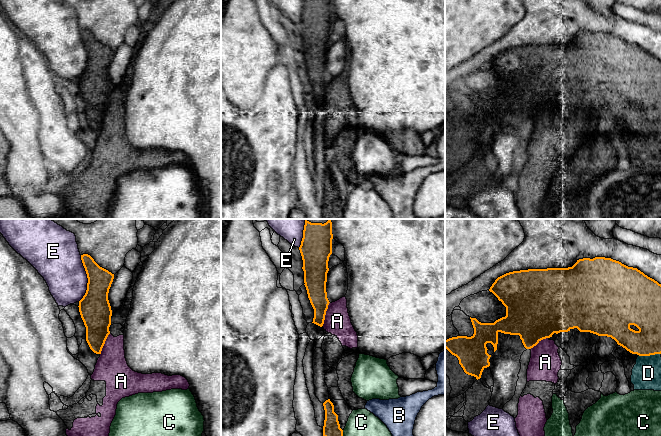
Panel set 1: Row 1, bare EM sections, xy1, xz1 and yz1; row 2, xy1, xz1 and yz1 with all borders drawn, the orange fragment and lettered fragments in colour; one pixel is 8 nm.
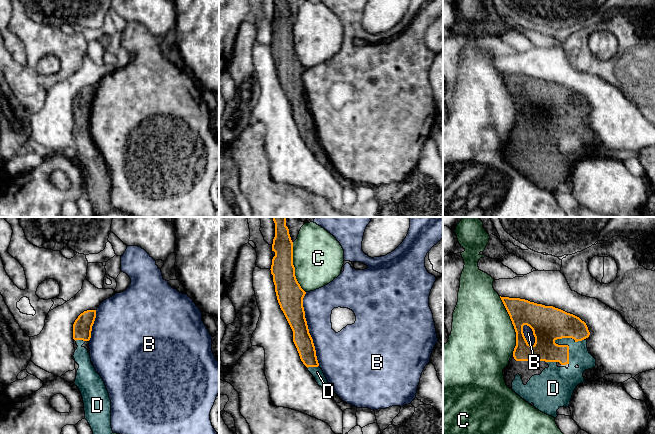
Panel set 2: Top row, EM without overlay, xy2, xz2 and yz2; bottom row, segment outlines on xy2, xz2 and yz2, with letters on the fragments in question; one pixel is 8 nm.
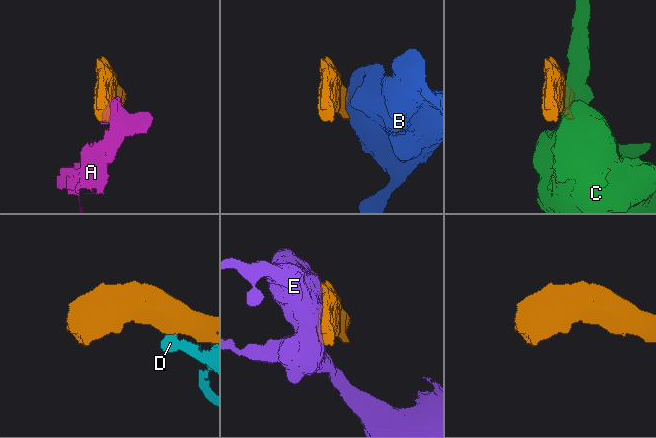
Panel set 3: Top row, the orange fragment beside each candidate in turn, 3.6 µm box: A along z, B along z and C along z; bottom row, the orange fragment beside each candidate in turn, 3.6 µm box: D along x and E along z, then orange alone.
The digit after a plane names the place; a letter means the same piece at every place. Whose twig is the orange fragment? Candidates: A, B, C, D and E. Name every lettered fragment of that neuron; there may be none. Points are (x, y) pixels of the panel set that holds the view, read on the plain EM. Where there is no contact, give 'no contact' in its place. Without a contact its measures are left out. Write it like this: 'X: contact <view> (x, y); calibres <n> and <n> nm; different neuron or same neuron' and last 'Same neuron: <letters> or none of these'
A: contact xz1 (325, 90); calibres 160 and 220 nm; different neuron
B: contact xz2 (308, 105); calibres 190 and 280 nm; different neuron
C: contact yz2 (513, 101); calibres 240 and 500 nm; different neuron
D: contact yz2 (554, 118); calibres 280 and 160 nm; same neuron
E: contact xy1 (87, 53); calibres 240 and 340 nm; different neuron
Same neuron: D

